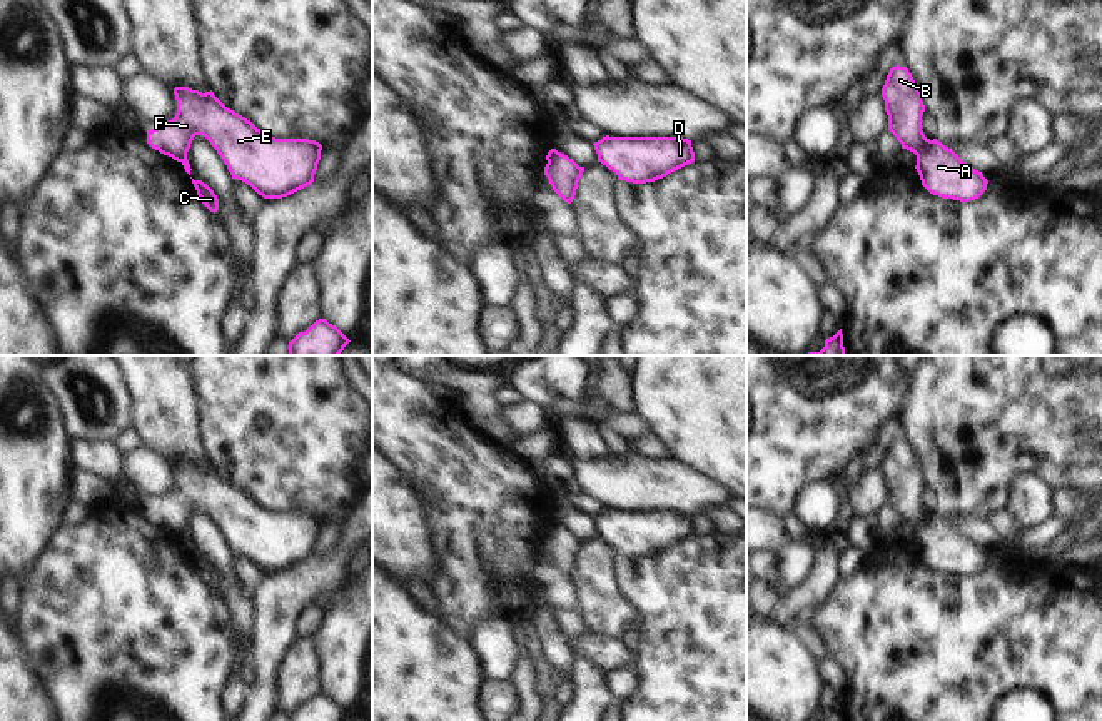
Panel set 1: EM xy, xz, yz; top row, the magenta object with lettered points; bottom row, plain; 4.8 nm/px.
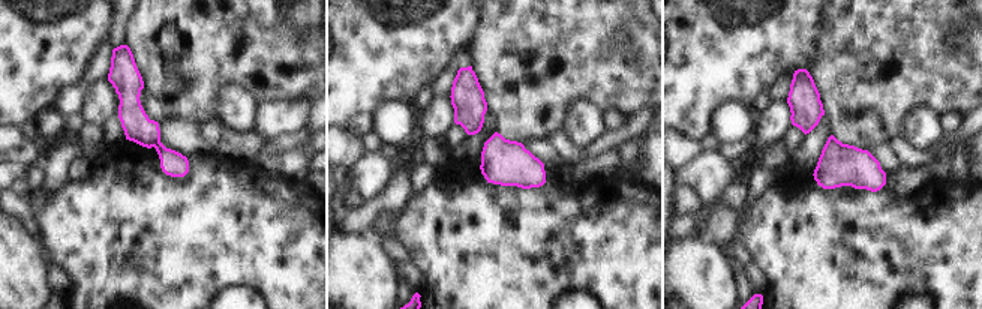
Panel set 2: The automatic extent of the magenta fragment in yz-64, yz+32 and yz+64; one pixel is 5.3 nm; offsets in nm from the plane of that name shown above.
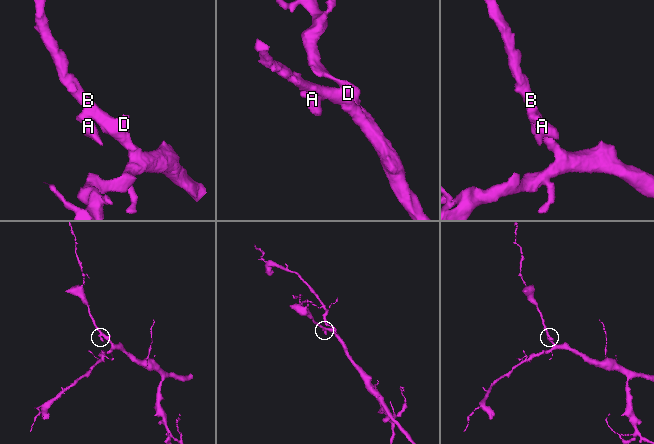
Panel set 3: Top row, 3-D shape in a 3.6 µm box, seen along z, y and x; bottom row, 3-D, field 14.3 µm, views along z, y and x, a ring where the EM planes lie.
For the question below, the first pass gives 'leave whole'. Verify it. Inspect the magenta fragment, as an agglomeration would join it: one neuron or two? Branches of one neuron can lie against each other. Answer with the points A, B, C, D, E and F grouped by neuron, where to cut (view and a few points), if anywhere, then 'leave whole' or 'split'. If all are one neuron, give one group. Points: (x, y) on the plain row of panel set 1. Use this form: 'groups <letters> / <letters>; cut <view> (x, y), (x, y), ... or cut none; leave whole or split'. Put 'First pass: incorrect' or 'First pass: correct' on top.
First pass: incorrect
groups A C / B D E F; cut yz (932, 514), (917, 531); split

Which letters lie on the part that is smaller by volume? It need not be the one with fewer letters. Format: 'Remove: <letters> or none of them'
Remove: A, C

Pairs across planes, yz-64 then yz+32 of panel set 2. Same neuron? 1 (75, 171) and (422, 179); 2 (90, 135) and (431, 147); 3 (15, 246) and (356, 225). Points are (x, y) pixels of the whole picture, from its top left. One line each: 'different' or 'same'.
1: same
2: same
3: different

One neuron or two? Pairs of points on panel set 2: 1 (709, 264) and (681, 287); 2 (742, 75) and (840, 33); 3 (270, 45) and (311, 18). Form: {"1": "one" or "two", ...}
{"1": "one", "2": "two", "3": "two"}

